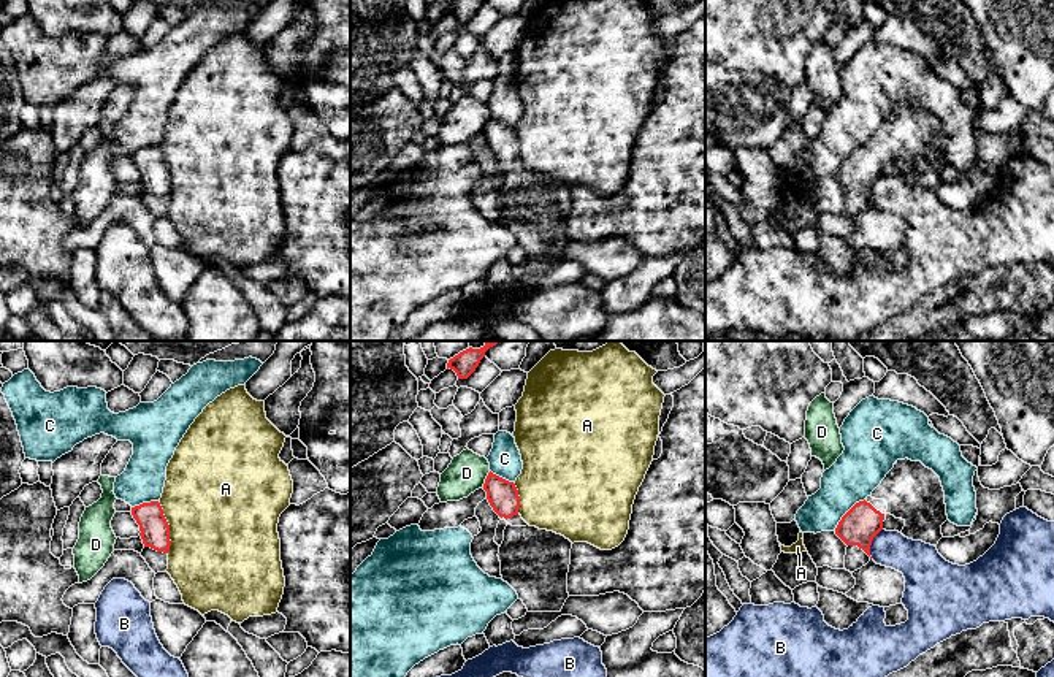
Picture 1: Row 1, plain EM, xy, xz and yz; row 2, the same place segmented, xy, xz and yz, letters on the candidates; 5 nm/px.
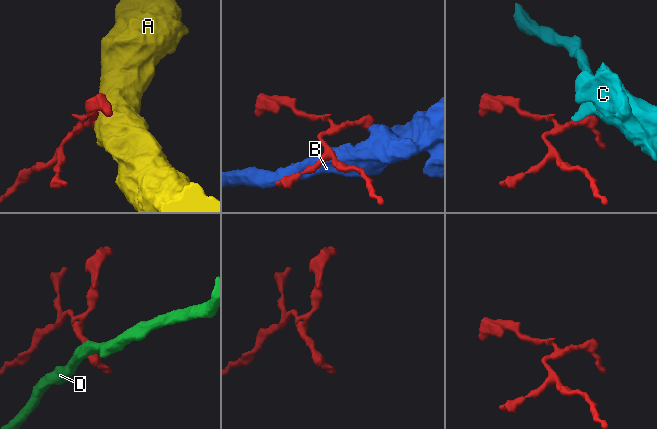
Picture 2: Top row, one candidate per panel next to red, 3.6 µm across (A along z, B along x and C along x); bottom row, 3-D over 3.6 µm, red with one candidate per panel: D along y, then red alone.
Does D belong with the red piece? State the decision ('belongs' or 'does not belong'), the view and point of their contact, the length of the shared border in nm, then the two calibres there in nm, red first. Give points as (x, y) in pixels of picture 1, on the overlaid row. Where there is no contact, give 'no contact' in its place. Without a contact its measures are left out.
does not belong | xz (485, 479) | 100 nm | 160/200 nm

